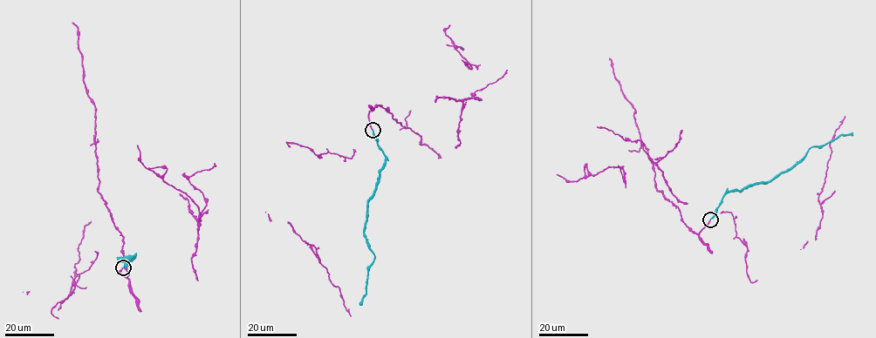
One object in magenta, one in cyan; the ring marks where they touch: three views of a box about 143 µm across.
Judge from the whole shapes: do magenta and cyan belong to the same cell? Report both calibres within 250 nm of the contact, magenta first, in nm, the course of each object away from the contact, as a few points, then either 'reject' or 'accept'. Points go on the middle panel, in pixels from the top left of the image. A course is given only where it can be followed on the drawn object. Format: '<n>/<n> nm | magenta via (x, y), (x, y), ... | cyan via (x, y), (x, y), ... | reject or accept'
220/240 nm | magenta via (372, 129), (368, 112), (377, 105), (388, 108), (397, 123), (420, 137), (420, 145), (433, 149), (438, 158) | cyan via (372, 130), (385, 158), (367, 203), (368, 215), (364, 233), (374, 257), (361, 305) | accept

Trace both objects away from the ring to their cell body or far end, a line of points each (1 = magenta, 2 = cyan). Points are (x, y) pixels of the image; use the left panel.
1: (122, 267), (119, 271), (126, 277), (123, 235), (98, 190), (95, 109), (83, 80), (78, 27), (72, 22)
2: (123, 267), (126, 260), (135, 259), (123, 262), (118, 259), (124, 260), (131, 256), (121, 259)

